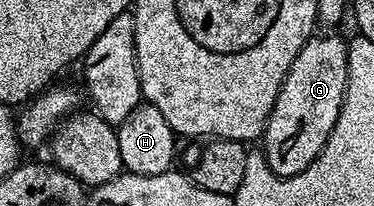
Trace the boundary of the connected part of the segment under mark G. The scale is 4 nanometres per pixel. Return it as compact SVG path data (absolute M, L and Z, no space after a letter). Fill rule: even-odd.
M320 34L310 36L308 42L303 46L303 50L299 50L295 62L291 62L291 70L287 70L287 74L283 78L283 86L275 98L275 106L265 122L263 133L265 161L277 176L294 176L307 170L307 166L311 166L311 162L315 162L319 150L325 148L327 138L339 118L339 110L343 106L343 98L347 90L349 45L344 39L341 41L339 37L333 36L337 34L325 35L329 36L320 36Z

